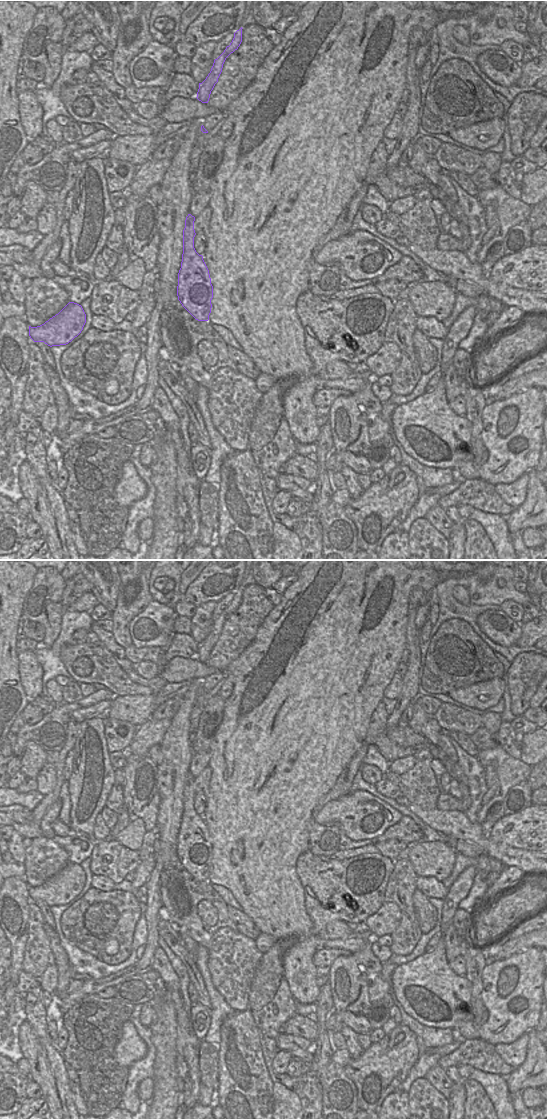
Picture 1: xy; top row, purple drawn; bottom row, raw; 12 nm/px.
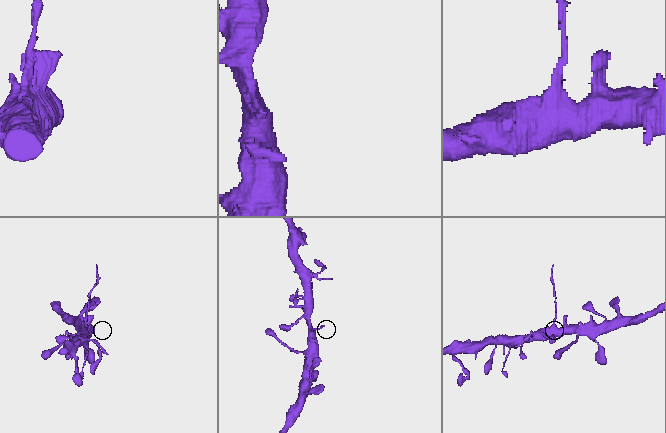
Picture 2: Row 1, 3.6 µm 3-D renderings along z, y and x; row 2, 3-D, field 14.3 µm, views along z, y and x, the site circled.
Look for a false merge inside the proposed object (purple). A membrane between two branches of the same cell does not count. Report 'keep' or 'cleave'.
cleave

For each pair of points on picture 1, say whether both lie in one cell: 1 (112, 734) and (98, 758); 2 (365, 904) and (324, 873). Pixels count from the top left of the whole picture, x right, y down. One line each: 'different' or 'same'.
1: different
2: same

